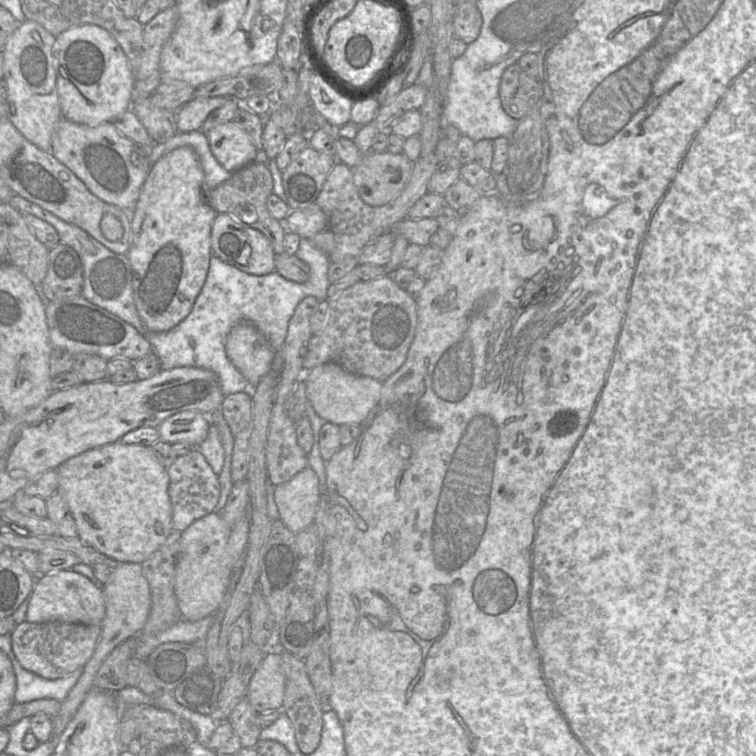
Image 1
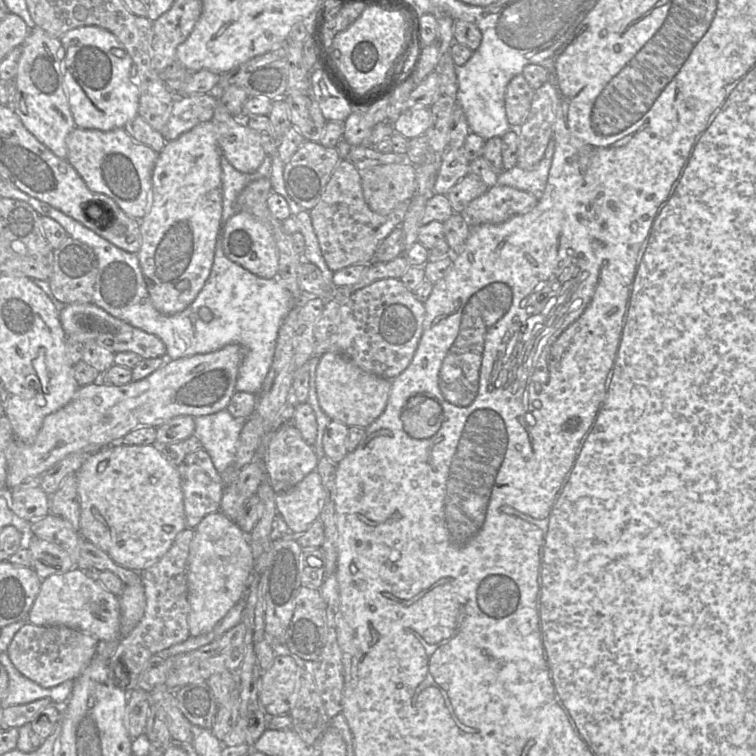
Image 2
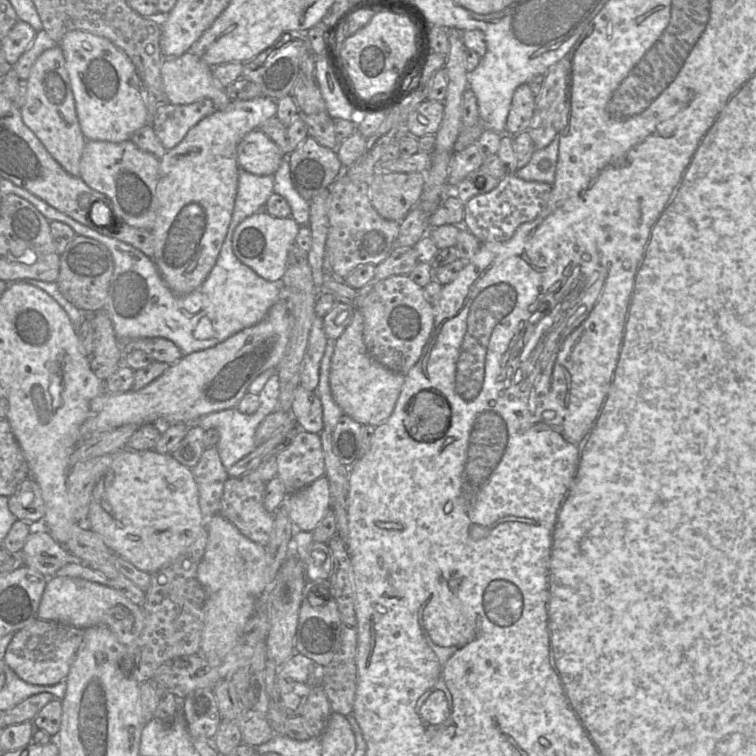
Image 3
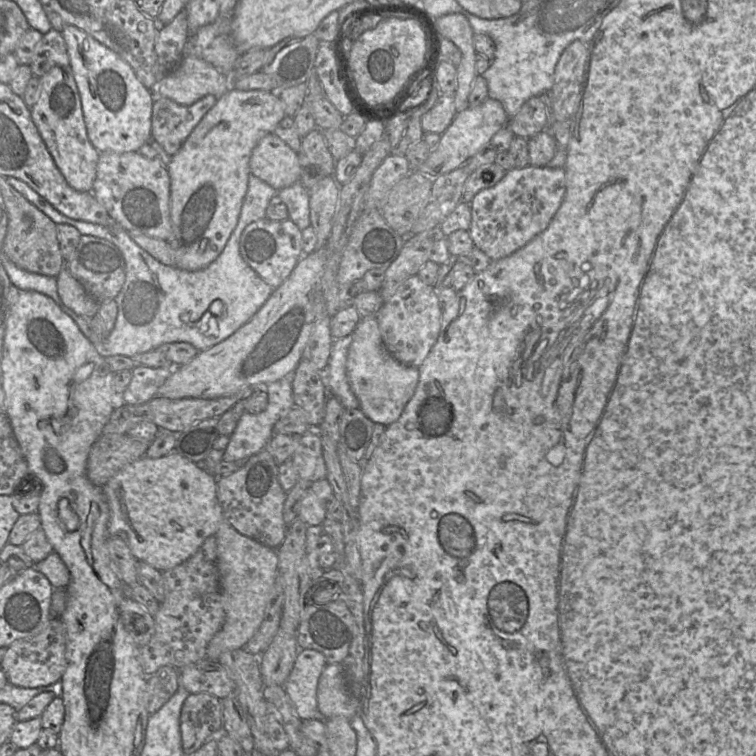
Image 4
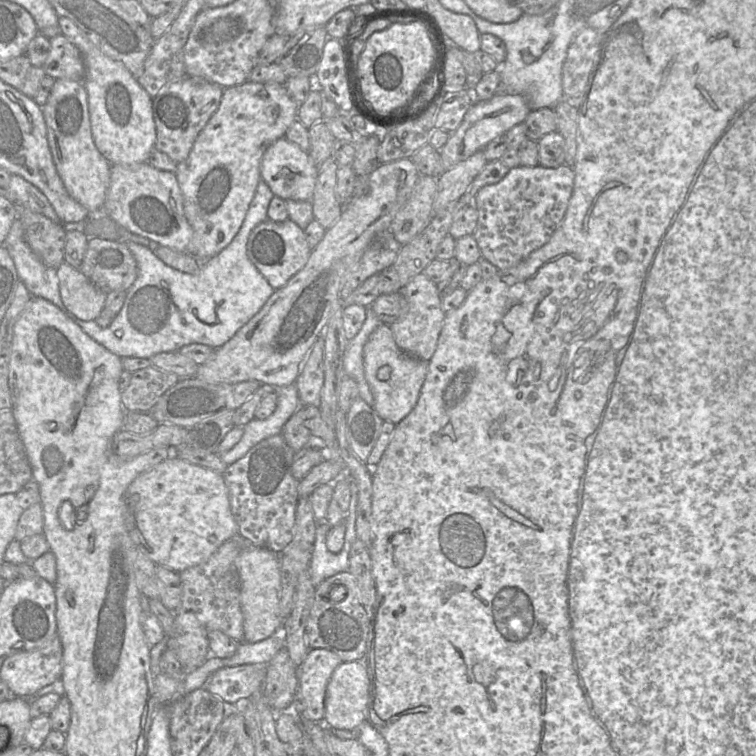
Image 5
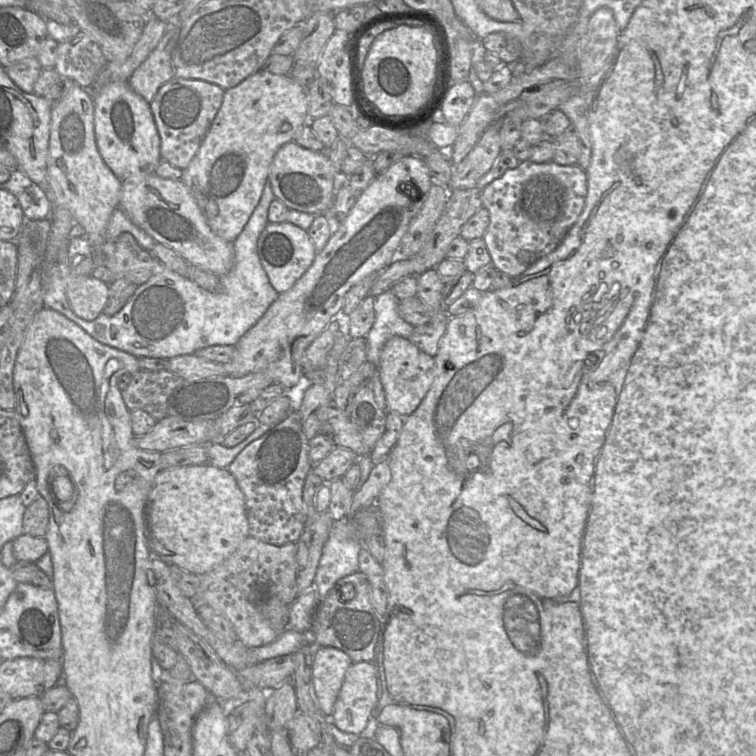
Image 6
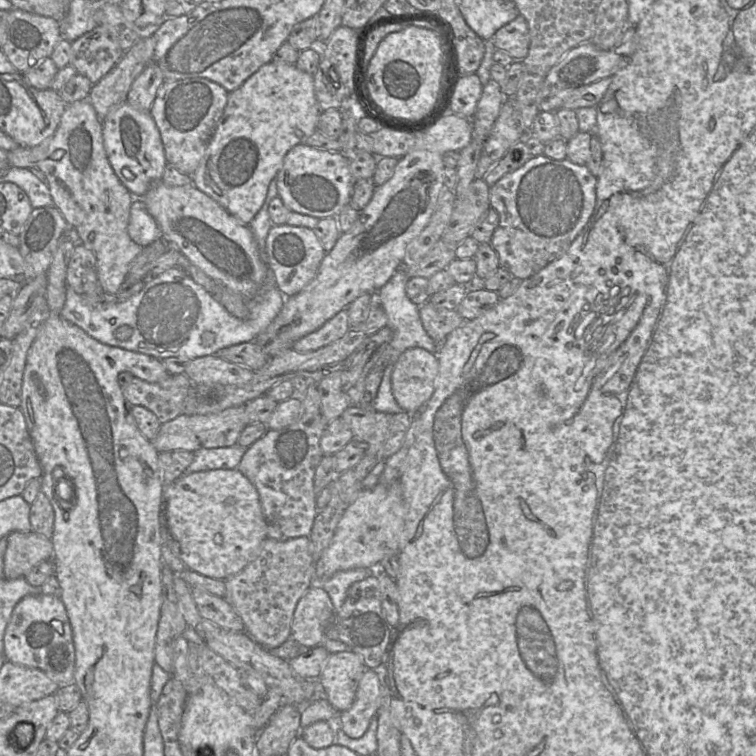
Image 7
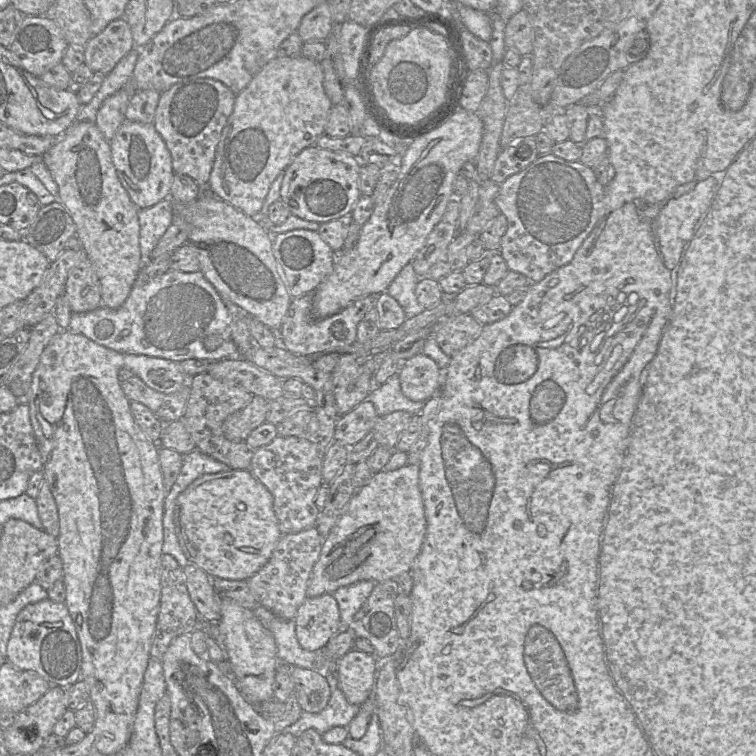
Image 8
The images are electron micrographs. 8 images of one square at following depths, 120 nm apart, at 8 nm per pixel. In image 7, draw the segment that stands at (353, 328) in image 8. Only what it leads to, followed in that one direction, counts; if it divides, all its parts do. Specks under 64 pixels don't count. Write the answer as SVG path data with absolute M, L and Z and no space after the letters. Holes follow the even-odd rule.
M343 309L321 328L296 341L292 349L299 353L318 350L341 339L349 329L348 312Z

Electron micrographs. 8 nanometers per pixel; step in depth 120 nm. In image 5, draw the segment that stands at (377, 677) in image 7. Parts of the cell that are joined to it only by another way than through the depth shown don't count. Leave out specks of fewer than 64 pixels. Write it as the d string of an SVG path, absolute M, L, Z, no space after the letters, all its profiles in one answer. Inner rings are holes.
M354 660L340 663L327 684L323 723L331 729L358 730L367 718L369 685L369 671L365 661Z

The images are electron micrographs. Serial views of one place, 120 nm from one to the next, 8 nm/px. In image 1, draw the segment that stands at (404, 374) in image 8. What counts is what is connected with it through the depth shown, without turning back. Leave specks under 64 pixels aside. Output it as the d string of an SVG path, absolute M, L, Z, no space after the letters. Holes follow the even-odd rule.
M327 362L305 371L302 379L306 384L307 399L315 412L326 422L336 425L361 425L379 402L383 383L369 376L346 371L334 362Z

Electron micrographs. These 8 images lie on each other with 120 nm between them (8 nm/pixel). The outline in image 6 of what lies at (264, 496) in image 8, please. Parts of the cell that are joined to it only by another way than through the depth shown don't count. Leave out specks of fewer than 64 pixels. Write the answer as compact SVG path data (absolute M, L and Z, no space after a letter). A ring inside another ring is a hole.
M210 464L161 469L147 496L144 516L150 559L178 566L195 575L202 575L216 568L249 536L245 497L235 477L227 468Z

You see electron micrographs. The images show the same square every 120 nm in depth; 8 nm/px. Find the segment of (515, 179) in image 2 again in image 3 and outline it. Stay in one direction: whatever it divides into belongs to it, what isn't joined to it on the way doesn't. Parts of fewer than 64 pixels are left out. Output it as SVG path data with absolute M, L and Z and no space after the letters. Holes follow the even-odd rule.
M559 137L545 148L536 150L530 161L514 174L525 180L542 182L553 185L555 181L557 161L559 155Z

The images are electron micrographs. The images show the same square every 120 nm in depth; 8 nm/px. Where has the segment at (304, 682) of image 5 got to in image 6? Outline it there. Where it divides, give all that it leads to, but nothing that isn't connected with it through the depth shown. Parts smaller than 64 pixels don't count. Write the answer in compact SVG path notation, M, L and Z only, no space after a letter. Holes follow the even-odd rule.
M318 647L313 656L312 684L318 700L318 707L326 716L332 716L334 704L344 681L345 673L352 664L351 658L334 647Z

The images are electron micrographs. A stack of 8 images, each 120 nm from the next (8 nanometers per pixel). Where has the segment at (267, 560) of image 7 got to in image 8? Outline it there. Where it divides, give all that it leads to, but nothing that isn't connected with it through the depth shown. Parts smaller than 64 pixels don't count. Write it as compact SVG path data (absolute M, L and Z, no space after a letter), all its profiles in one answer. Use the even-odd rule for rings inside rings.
M316 526L298 533L283 535L267 563L247 581L255 599L265 608L284 619L295 619L297 610L307 597L307 586L318 561L323 538Z

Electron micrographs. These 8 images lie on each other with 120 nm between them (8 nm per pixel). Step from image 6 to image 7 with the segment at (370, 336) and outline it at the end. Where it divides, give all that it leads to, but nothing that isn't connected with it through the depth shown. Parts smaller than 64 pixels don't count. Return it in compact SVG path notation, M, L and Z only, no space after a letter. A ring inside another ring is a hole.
M398 269L377 291L388 319L387 326L393 331L393 338L389 344L393 363L403 351L409 348L420 347L437 355L439 346L425 331L419 306L406 294L408 279L407 274Z

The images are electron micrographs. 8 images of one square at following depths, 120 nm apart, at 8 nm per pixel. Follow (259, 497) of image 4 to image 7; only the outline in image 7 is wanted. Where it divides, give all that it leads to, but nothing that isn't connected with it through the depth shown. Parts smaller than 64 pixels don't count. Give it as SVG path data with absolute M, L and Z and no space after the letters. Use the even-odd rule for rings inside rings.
M316 383L305 394L303 414L293 424L267 432L247 448L237 469L255 486L267 524L267 538L285 541L308 536L318 512L314 475L323 457L320 439L328 423L322 416L321 398Z

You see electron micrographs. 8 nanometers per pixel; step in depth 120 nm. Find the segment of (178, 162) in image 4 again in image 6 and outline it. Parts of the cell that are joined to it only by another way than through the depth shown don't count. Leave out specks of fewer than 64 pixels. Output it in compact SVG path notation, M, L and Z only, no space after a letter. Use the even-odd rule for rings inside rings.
M261 69L225 90L222 105L182 176L182 181L190 189L215 234L231 243L241 234L269 181L270 167L276 152L285 143L294 141L306 123L309 123L307 92L290 73L278 75Z

